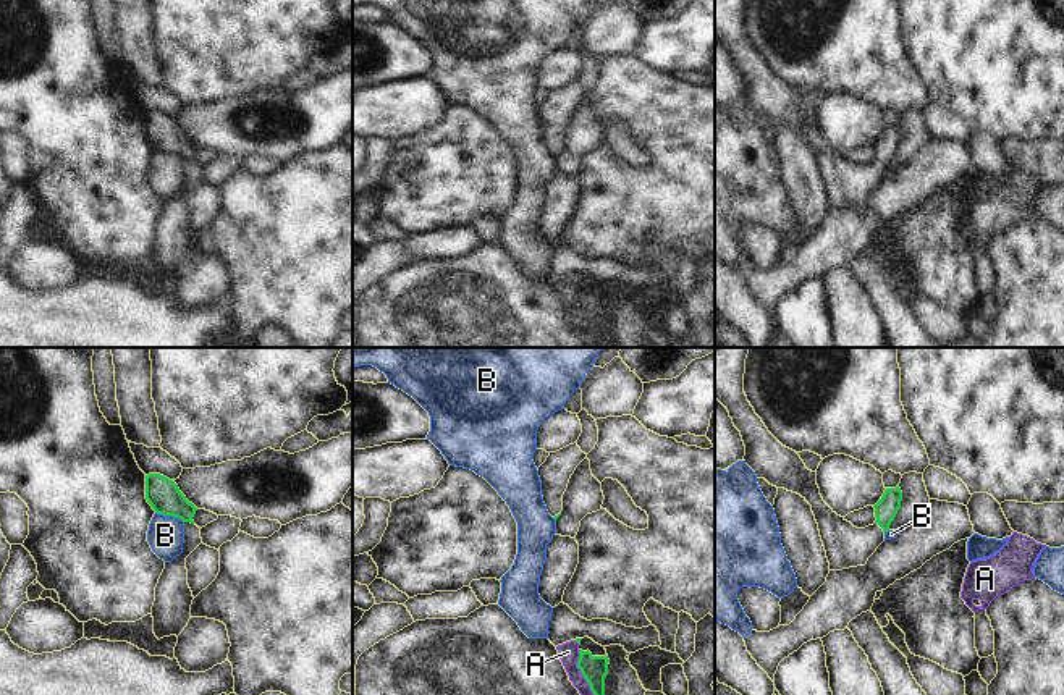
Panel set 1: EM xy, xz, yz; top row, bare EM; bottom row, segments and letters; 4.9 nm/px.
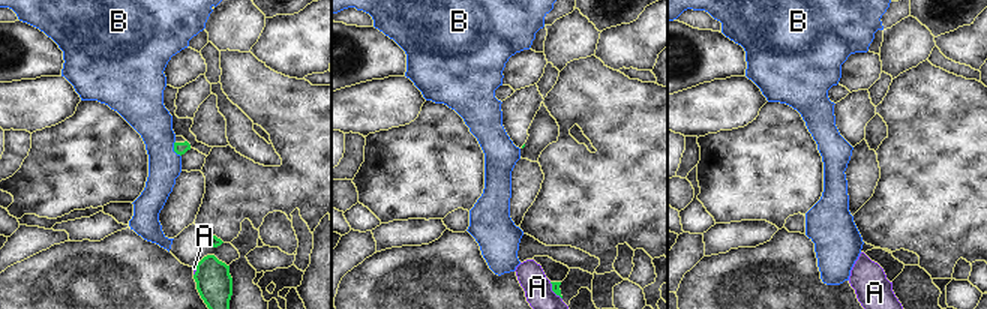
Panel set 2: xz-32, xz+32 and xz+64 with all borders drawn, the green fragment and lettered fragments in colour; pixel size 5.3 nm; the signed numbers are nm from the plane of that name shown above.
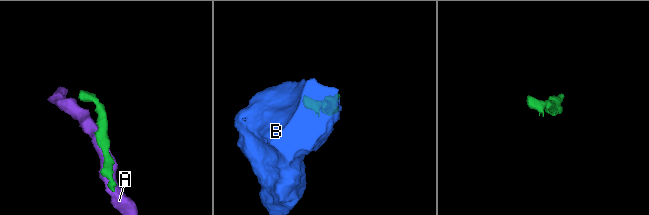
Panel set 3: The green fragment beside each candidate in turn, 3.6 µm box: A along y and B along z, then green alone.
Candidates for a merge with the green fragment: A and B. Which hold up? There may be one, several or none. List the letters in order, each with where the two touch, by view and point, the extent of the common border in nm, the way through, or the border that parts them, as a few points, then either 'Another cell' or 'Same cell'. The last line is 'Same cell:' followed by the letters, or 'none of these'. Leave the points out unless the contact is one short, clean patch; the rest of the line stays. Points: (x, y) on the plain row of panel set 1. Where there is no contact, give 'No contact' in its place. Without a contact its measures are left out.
A: Touches green at xz (586, 317). Shared border 320 nm. Another cell
B: Touches green at xy (170, 152). Shared border 160 nm. Boundary: xy (156, 149), (165, 154), (177, 154), (183, 160). Another cell
Same cell: none of these.

